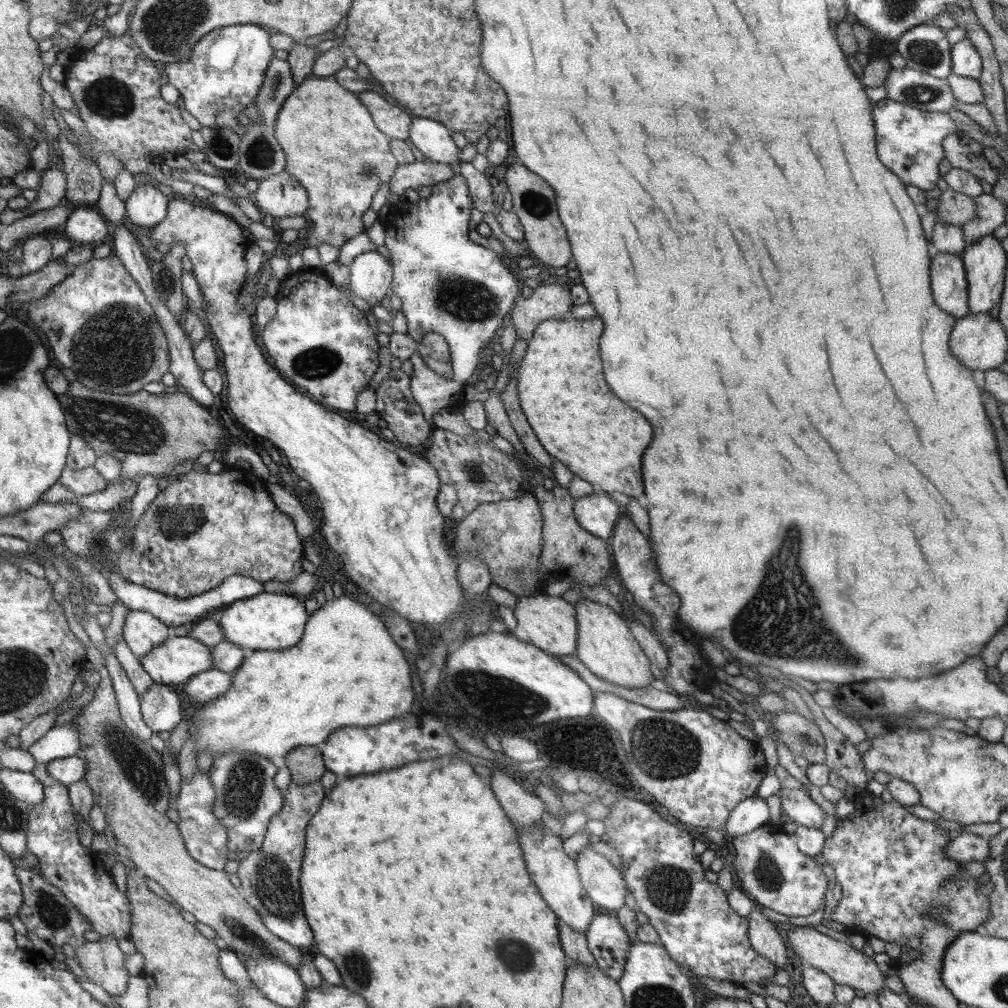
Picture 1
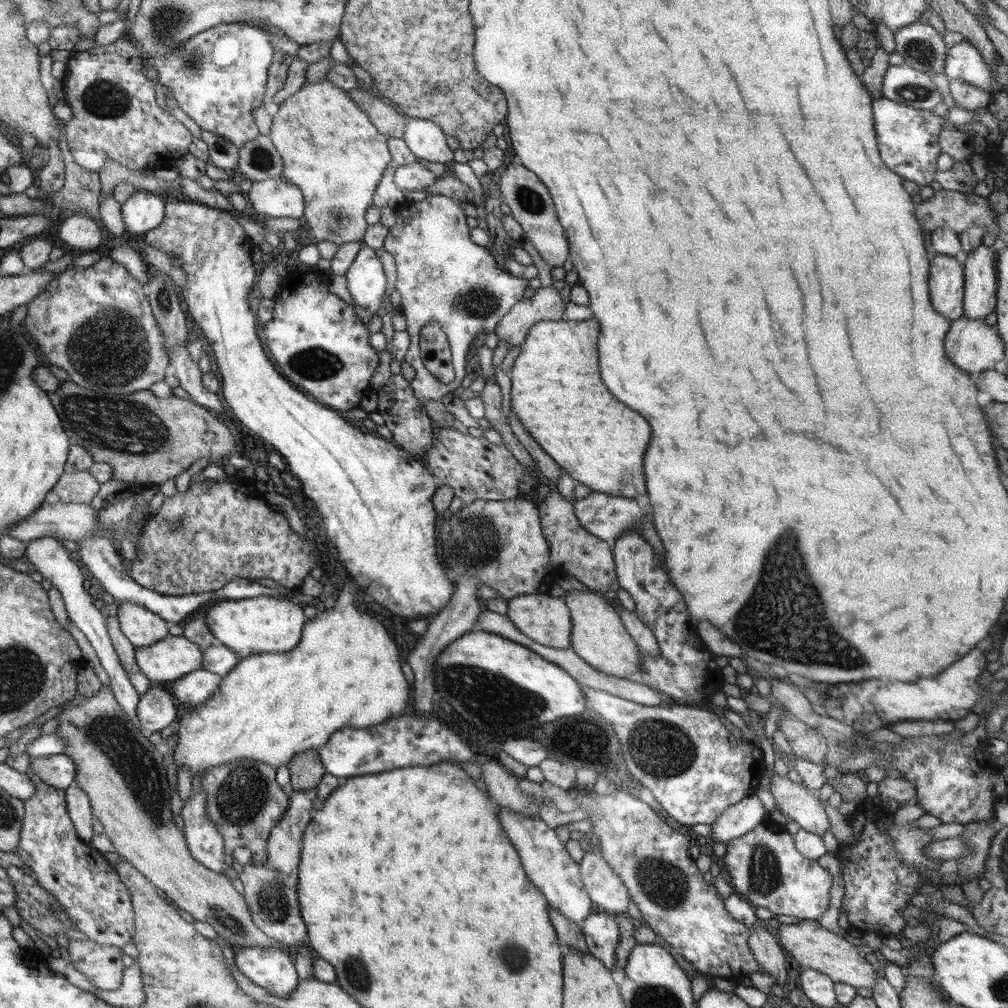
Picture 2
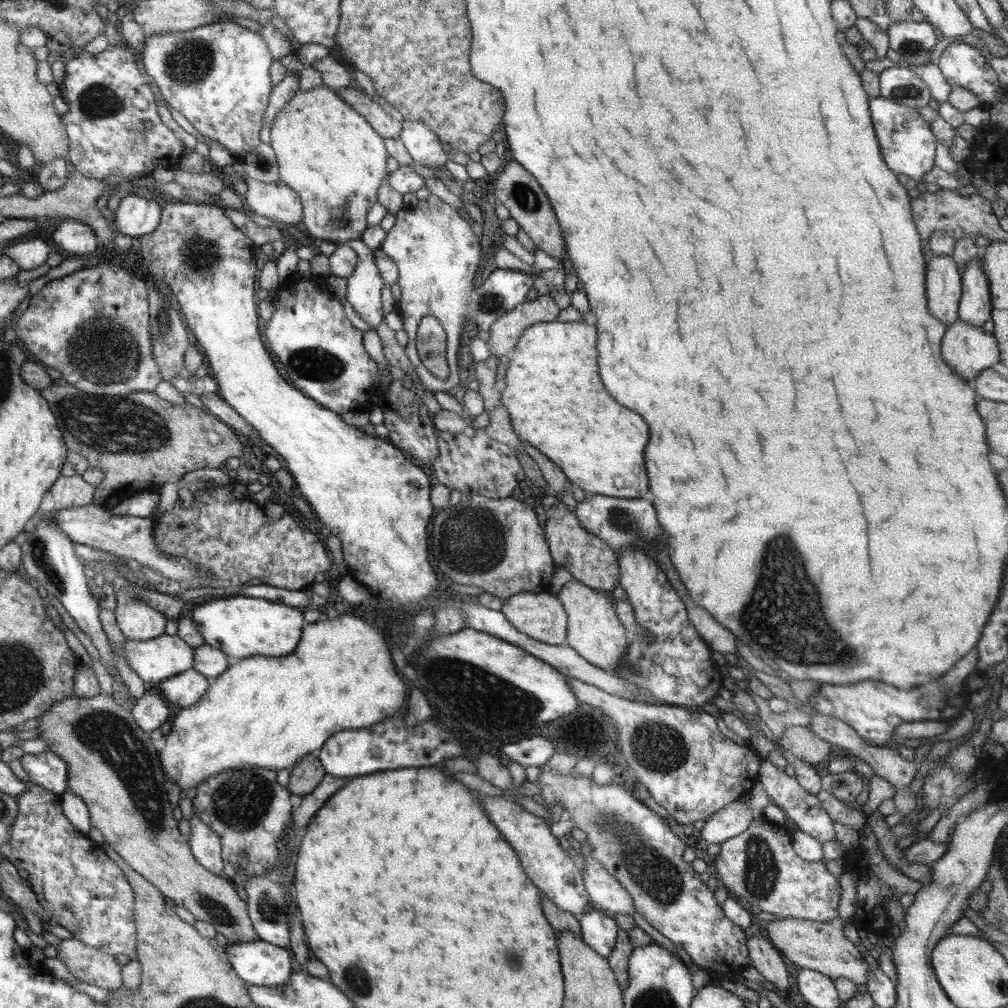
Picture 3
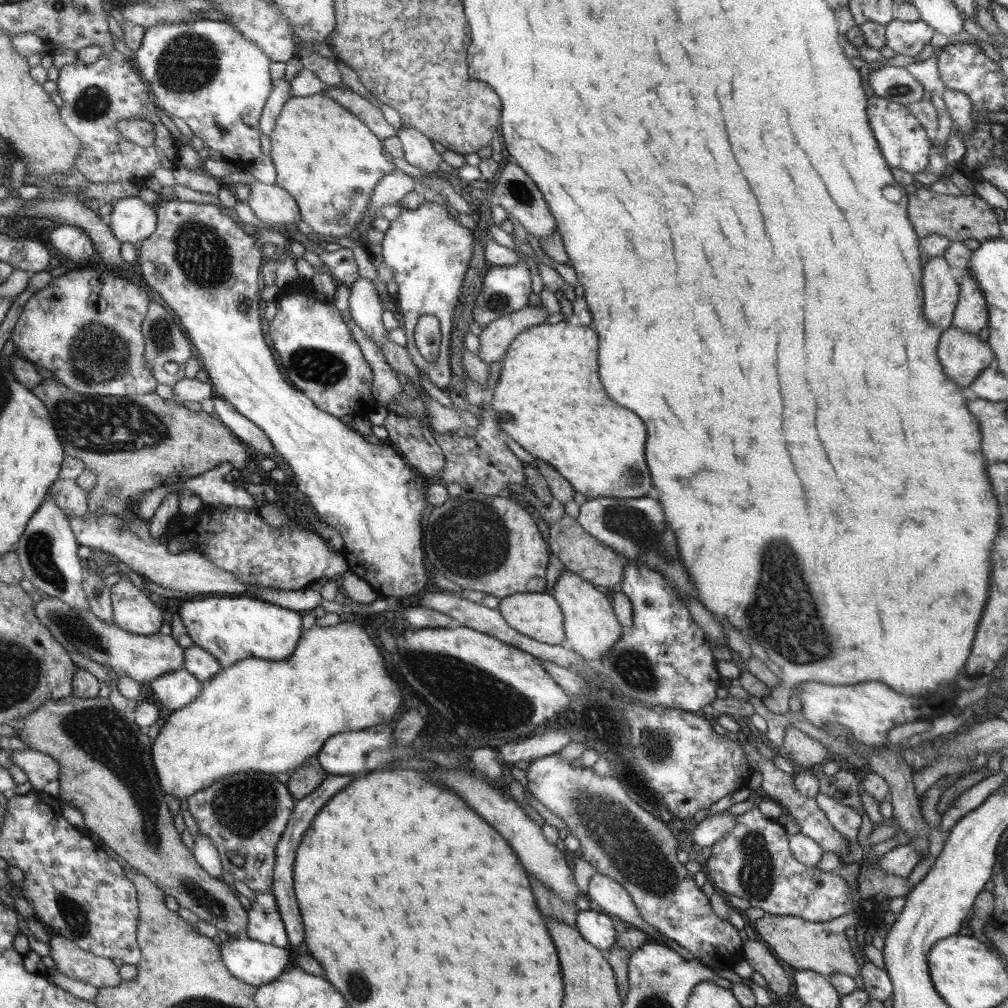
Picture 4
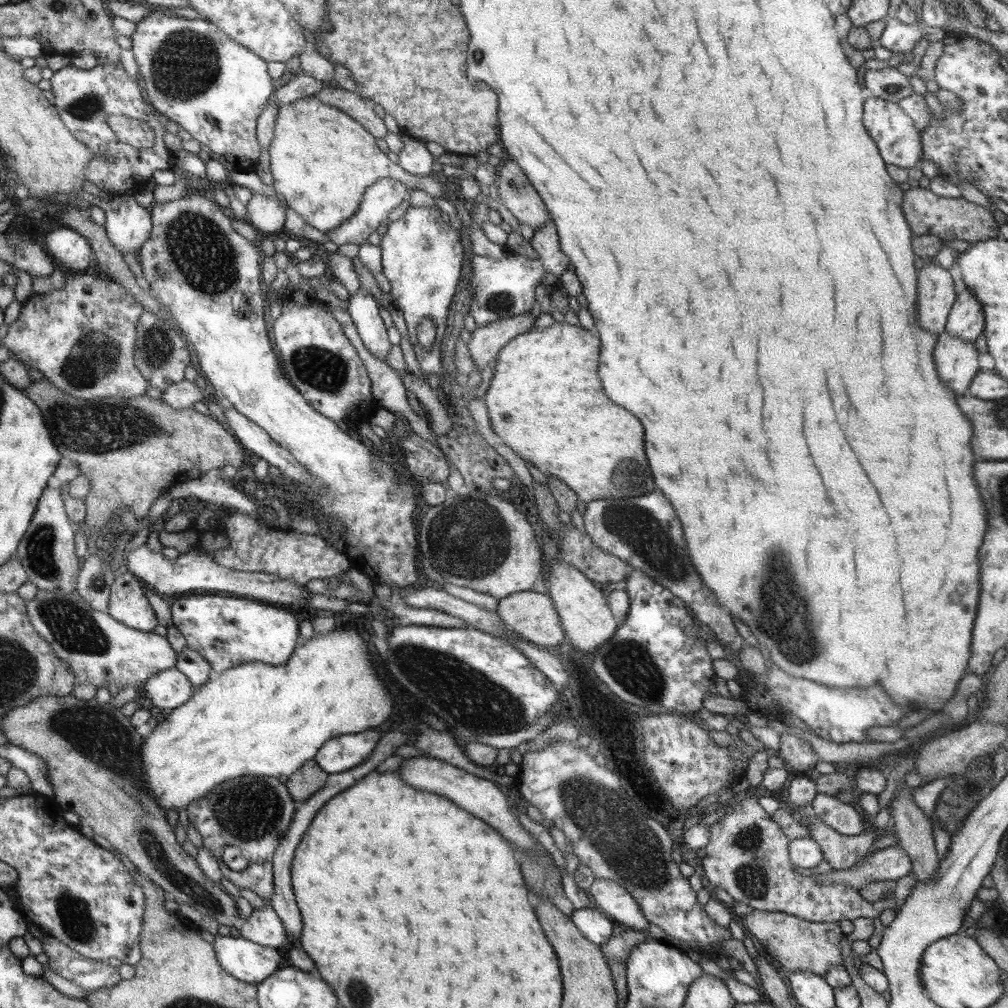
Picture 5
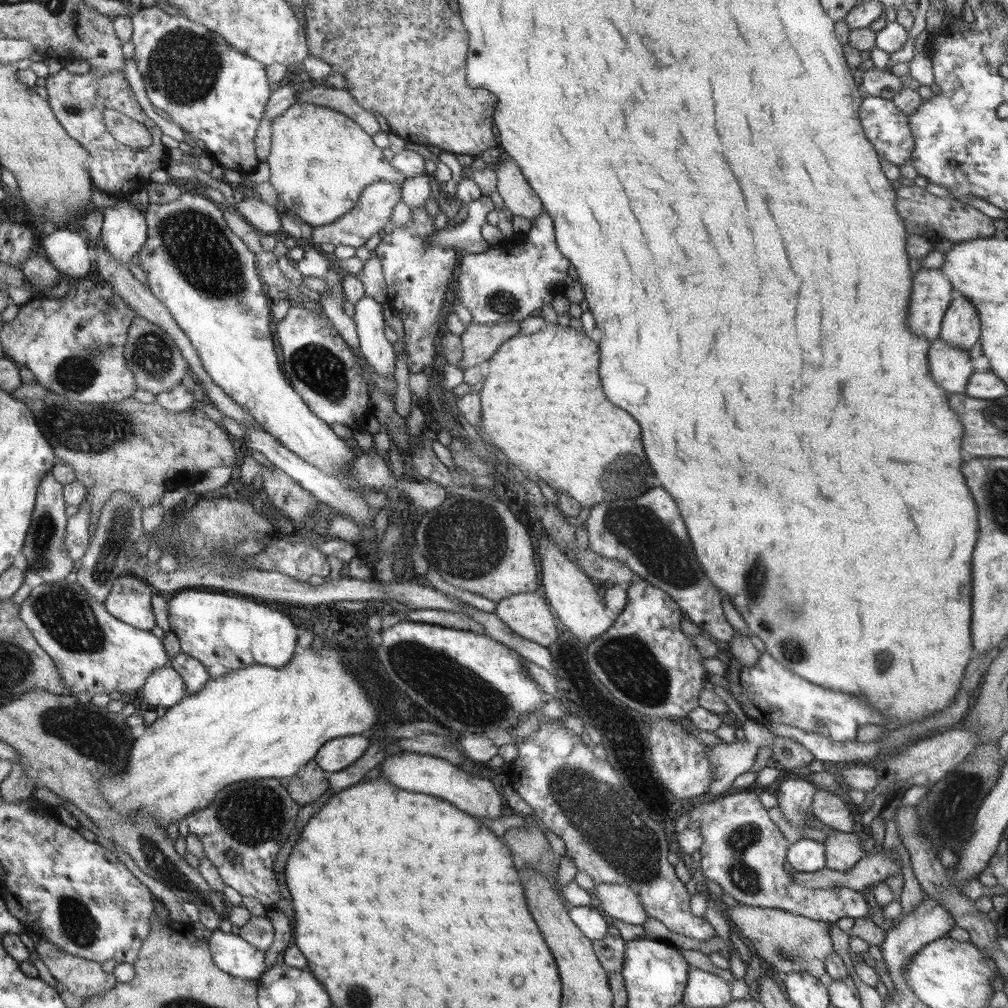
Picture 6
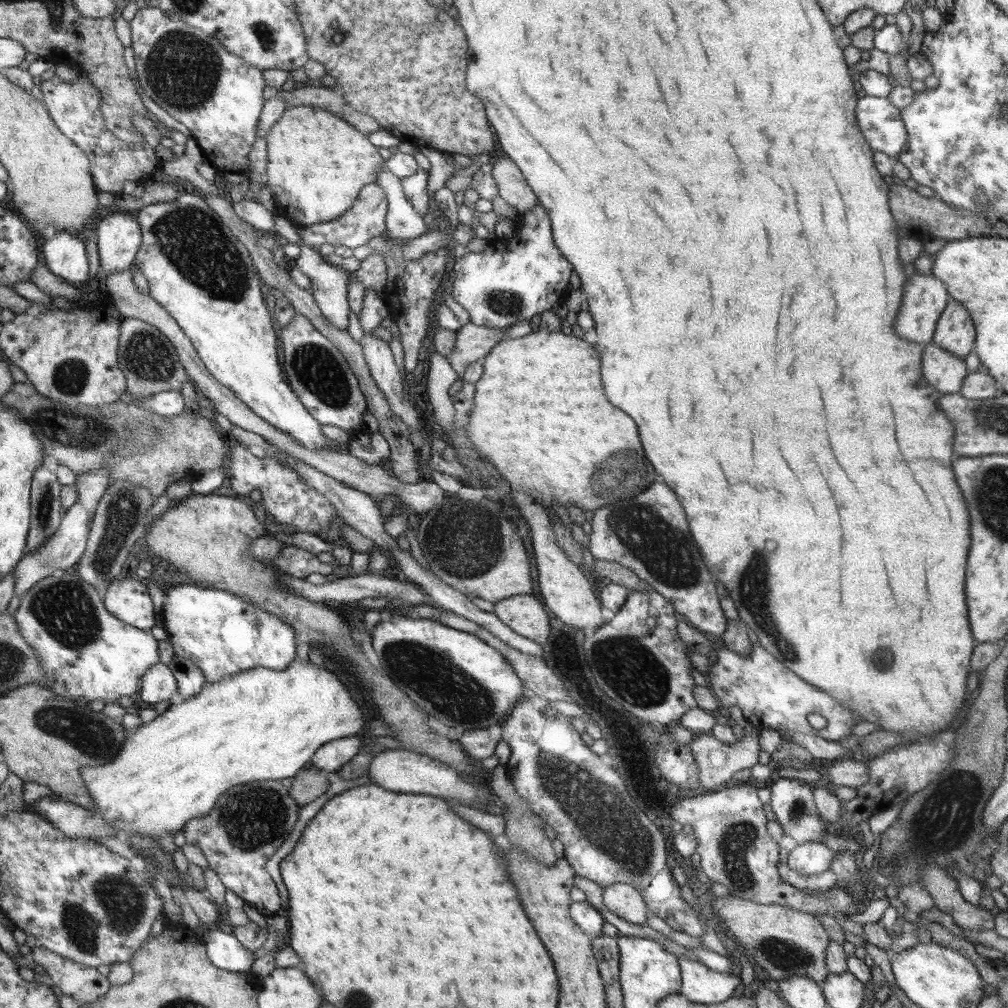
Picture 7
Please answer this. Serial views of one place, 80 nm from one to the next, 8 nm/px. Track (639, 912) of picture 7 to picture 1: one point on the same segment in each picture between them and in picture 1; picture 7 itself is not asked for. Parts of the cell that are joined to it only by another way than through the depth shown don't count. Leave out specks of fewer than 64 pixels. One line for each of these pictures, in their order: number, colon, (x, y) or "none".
1: (606, 887)
2: (604, 885)
3: (608, 893)
4: (612, 898)
5: (613, 900)
6: (620, 901)

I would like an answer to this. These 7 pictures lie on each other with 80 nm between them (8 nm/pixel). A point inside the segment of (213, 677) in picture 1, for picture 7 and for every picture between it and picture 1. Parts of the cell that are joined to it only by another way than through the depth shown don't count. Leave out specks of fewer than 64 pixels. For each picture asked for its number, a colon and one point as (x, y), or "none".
2: (194, 688)
3: (185, 689)
4: (175, 690)
5: (169, 689)
6: (164, 687)
7: (158, 684)

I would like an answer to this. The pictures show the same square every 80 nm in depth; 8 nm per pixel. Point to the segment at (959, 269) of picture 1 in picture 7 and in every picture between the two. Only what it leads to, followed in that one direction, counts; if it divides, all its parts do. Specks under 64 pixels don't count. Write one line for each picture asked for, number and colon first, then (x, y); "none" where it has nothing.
2: (946, 282)
3: (943, 287)
4: (940, 289)
5: (935, 288)
6: (931, 292)
7: (924, 298)

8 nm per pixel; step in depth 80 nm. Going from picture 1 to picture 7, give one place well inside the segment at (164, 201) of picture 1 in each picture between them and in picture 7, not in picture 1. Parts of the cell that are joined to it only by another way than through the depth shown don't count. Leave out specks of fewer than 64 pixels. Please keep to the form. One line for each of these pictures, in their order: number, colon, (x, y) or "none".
2: (144, 211)
3: (136, 216)
4: (132, 221)
5: (128, 225)
6: (124, 230)
7: (119, 235)

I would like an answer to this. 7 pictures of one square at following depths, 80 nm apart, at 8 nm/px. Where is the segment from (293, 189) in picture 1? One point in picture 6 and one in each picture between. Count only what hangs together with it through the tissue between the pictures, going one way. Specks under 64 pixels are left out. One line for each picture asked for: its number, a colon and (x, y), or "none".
2: (278, 198)
3: (276, 201)
4: (273, 205)
5: (266, 213)
6: (263, 217)

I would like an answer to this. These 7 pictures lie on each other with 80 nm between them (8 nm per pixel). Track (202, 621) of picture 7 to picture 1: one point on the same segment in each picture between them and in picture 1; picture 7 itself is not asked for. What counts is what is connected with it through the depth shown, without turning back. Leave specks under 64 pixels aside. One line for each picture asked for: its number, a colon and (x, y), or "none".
1: (268, 622)
2: (248, 627)
3: (241, 627)
4: (232, 628)
5: (227, 631)
6: (224, 632)

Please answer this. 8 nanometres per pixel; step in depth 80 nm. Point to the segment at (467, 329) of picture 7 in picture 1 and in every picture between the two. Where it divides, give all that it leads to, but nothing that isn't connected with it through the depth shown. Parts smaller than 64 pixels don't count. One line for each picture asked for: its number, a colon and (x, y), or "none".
1: (549, 301)
2: (546, 304)
3: (506, 331)
4: (495, 338)
5: (485, 343)
6: (479, 342)

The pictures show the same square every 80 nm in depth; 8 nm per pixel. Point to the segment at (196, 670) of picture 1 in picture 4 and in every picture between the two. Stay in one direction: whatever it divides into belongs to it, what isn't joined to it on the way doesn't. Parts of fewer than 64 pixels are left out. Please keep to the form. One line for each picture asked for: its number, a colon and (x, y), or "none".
2: (172, 658)
3: (155, 660)
4: (144, 658)

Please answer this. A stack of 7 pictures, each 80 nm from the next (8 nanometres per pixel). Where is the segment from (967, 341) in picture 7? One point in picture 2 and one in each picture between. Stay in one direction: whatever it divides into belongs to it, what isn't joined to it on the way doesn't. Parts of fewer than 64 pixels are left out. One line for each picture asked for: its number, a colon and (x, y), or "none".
2: (980, 275)
3: (975, 306)
4: (971, 315)
5: (965, 320)
6: (960, 327)

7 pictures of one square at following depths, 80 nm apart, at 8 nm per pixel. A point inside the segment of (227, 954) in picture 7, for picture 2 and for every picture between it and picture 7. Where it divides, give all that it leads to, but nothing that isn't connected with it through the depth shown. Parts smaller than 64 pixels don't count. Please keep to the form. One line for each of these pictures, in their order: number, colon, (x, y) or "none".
2: (271, 968)
3: (259, 963)
4: (251, 961)
5: (247, 960)
6: (230, 952)

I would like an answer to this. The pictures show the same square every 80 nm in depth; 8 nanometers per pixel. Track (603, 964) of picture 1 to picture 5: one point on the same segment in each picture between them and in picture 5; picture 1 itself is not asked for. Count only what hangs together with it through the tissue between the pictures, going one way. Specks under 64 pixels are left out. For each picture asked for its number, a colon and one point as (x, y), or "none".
2: (601, 931)
3: (599, 930)
4: (597, 927)
5: (594, 924)

